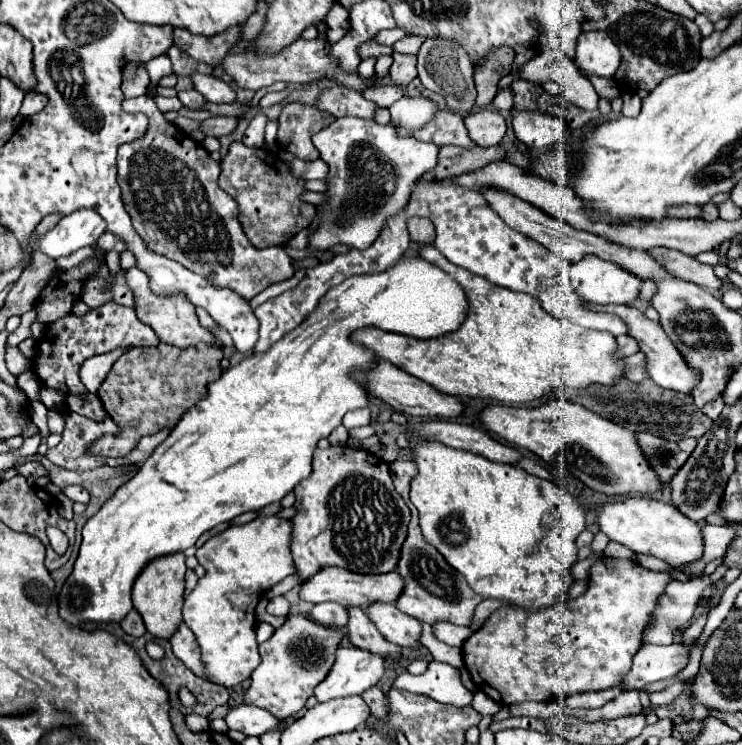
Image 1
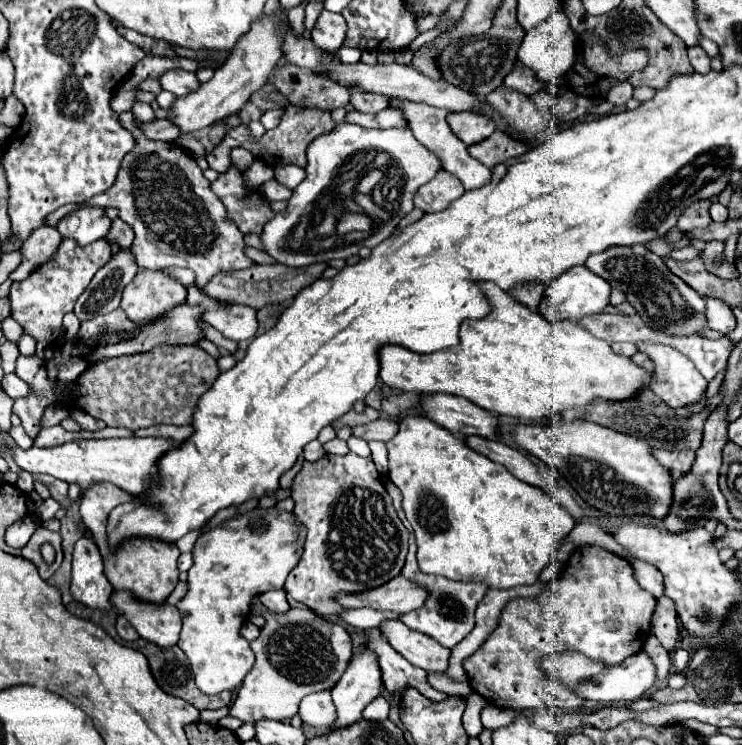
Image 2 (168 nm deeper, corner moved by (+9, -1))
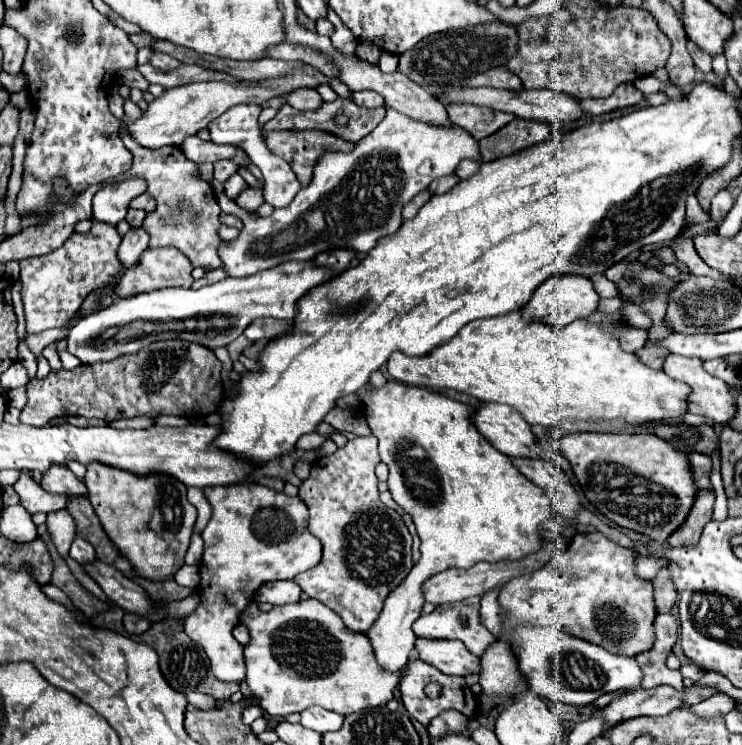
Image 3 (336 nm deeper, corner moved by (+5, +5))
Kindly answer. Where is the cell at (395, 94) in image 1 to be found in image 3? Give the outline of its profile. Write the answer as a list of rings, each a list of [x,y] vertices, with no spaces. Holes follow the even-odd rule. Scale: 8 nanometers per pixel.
[[[361,90],[361,92],[353,94],[353,102],[363,108],[379,108],[379,106],[383,106],[385,100],[381,94],[375,94],[371,90]]]

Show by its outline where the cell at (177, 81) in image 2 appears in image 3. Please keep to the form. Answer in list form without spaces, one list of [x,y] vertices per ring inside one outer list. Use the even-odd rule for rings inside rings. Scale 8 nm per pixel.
[[[153,54],[151,64],[153,64],[155,68],[159,68],[159,70],[175,70],[175,68],[181,66],[179,60],[175,60],[175,58],[167,56],[167,54]]]

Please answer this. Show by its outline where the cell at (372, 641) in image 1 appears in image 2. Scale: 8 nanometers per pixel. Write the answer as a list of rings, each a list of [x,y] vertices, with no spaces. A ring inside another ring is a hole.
[[[377,628],[367,630],[367,646],[377,652],[379,666],[383,672],[383,684],[391,694],[403,694],[407,688],[415,688],[433,702],[447,700],[447,694],[431,688],[431,684],[427,682],[427,672],[415,668],[399,652],[395,652]]]

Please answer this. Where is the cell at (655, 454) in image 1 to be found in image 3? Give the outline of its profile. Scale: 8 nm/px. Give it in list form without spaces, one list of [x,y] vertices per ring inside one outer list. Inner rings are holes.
[[[689,454],[689,470],[697,488],[711,486],[709,472],[711,472],[711,458],[707,454]]]

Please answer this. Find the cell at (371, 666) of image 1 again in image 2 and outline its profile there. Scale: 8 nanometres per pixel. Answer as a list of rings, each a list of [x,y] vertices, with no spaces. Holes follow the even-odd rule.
[[[315,692],[305,696],[299,706],[299,718],[305,728],[329,728],[337,720],[335,704],[329,692]]]

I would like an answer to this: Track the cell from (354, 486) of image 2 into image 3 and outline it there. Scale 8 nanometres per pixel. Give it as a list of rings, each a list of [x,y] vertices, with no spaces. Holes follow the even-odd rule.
[[[375,436],[355,438],[355,440],[349,440],[343,448],[337,448],[335,454],[317,460],[311,466],[309,478],[299,486],[299,498],[305,502],[311,514],[309,530],[323,544],[323,558],[315,568],[303,574],[297,574],[293,582],[299,584],[299,588],[309,598],[323,602],[335,614],[339,614],[345,626],[353,632],[365,632],[367,626],[373,624],[373,620],[379,616],[383,608],[383,600],[387,598],[387,594],[395,586],[399,586],[413,568],[413,562],[411,562],[413,538],[403,518],[379,500],[379,490],[377,490],[379,480],[375,476],[377,464],[379,464],[377,438]]]

